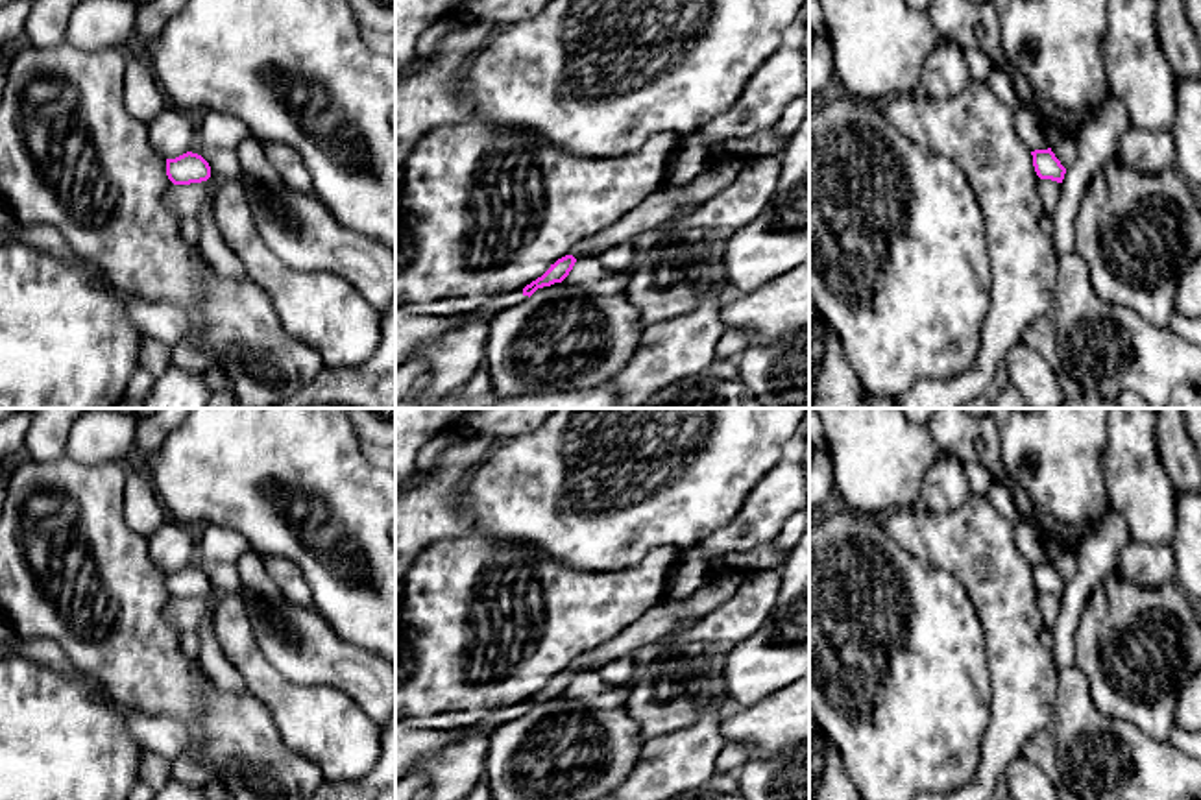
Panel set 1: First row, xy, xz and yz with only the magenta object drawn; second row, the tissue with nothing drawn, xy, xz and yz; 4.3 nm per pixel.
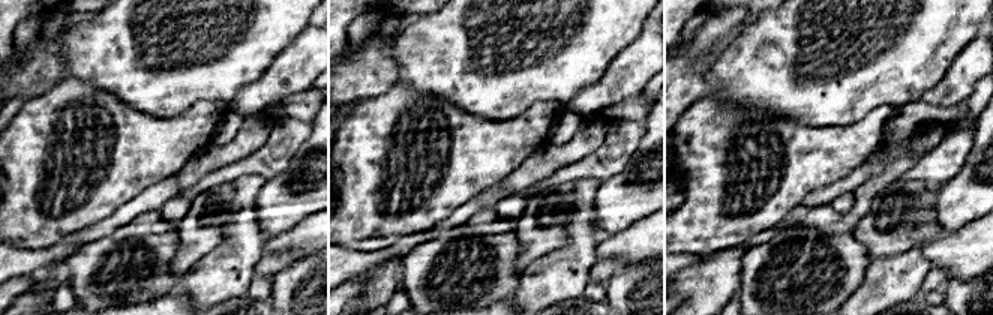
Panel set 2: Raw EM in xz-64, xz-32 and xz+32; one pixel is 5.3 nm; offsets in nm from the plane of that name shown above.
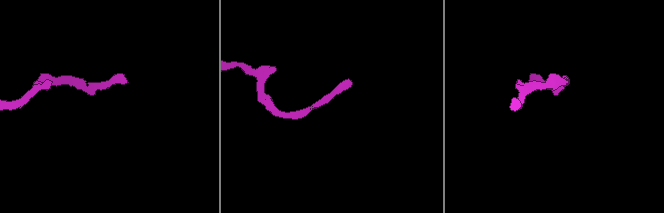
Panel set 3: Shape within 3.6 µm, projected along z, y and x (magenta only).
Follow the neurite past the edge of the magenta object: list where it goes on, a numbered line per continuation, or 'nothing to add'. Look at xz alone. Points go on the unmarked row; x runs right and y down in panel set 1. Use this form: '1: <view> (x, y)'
nothing to add

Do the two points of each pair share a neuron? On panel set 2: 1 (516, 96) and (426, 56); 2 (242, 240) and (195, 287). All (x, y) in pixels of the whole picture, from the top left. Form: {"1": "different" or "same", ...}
{"1": "same", "2": "same"}

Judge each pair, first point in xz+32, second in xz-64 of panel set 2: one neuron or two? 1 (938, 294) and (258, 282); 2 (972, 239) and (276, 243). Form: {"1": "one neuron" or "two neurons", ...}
{"1": "one neuron", "2": "one neuron"}

